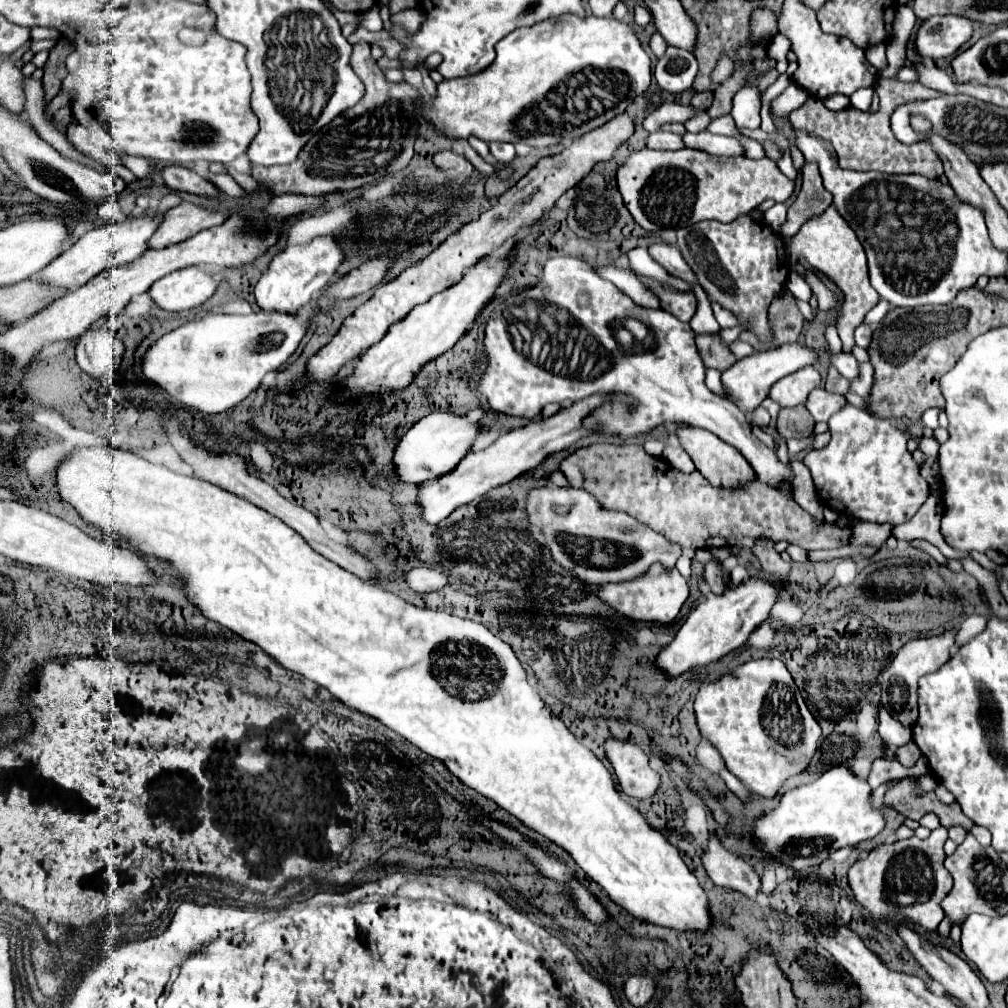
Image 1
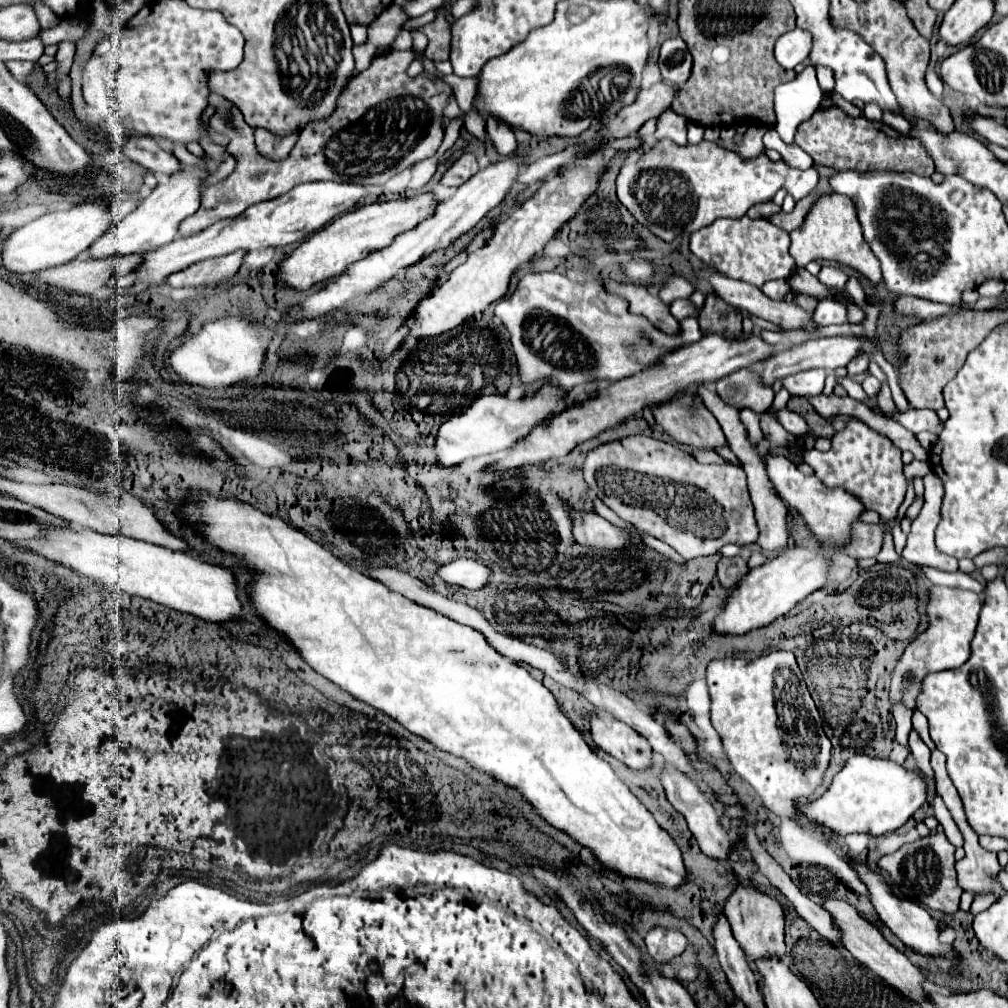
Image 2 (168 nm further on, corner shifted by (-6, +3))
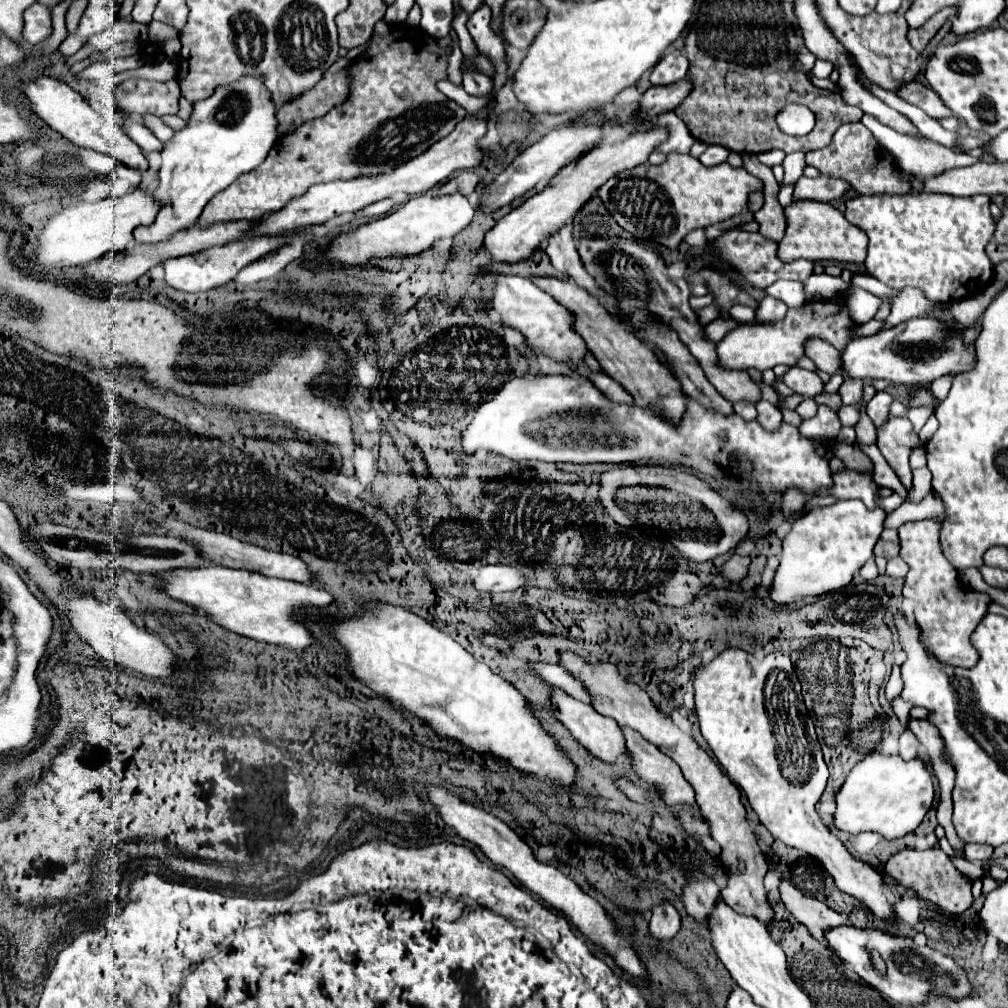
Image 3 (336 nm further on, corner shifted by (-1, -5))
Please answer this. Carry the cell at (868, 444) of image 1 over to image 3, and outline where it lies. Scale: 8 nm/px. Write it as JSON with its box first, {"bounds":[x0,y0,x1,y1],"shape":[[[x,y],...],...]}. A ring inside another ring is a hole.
{"bounds":[815,467,903,513],"shape":[[[843,467],[841,471],[835,471],[833,475],[833,485],[831,487],[821,487],[815,495],[817,497],[835,497],[835,499],[861,499],[867,507],[875,509],[881,507],[883,511],[891,513],[895,511],[903,499],[893,499],[889,497],[879,497],[879,485],[873,481],[873,471],[851,471],[849,467]],[[827,491],[827,493],[821,493]],[[901,501],[901,503],[899,503]]]}

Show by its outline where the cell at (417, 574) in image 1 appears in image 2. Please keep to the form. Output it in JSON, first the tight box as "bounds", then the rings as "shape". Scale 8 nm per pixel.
{"bounds":[440,559,492,589],"shape":[[[458,559],[440,567],[440,577],[446,583],[460,585],[466,589],[482,589],[490,583],[492,567],[476,559]]]}

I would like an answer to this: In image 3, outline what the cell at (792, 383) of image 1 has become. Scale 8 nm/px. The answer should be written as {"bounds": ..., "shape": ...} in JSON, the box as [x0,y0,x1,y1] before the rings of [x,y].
{"bounds":[783,367,823,397],"shape":[[[791,367],[783,375],[783,383],[797,395],[801,397],[815,397],[823,391],[821,379],[813,371],[805,371],[801,367]]]}

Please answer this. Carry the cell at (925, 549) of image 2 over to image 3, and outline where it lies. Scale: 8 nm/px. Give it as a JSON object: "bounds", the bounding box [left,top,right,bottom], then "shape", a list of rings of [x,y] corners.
{"bounds":[899,519,989,667],"shape":[[[937,519],[913,521],[899,527],[901,539],[901,559],[909,565],[909,573],[905,577],[903,595],[913,599],[915,619],[923,629],[921,643],[931,651],[931,655],[953,667],[973,667],[977,663],[977,651],[971,647],[969,637],[987,613],[989,597],[985,593],[969,591],[961,581],[959,573],[947,559],[943,559],[939,551],[939,529],[941,523]]]}

